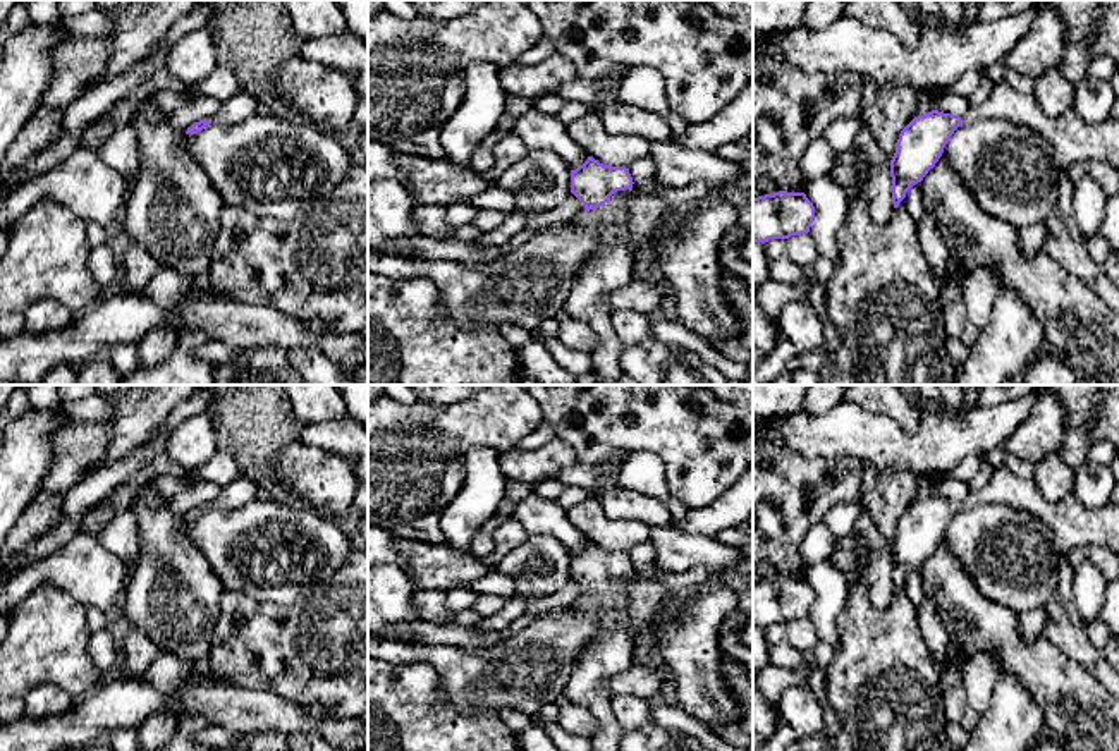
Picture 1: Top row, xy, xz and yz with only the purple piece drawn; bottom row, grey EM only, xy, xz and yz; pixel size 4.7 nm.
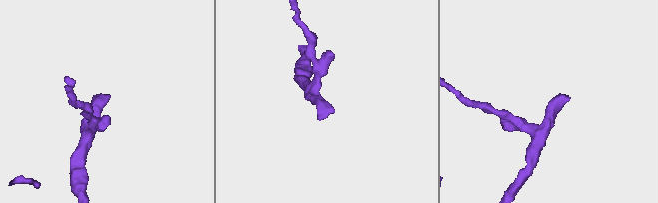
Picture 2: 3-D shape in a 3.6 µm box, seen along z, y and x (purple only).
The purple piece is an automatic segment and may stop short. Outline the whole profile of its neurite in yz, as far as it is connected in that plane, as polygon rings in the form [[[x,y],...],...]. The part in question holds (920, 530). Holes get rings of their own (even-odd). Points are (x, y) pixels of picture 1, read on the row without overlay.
[[[1000,466],[983,488],[968,492],[961,500],[932,495],[901,516],[890,545],[894,593],[935,552],[959,510],[990,504],[1024,510],[1043,521],[1062,553],[1104,545],[1119,555],[1119,505],[1107,502],[1088,509],[1073,493],[1054,504],[1042,495],[1033,478],[1023,479]]]

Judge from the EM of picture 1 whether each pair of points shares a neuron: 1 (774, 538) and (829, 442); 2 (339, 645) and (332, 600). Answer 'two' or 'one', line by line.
1: two
2: one

